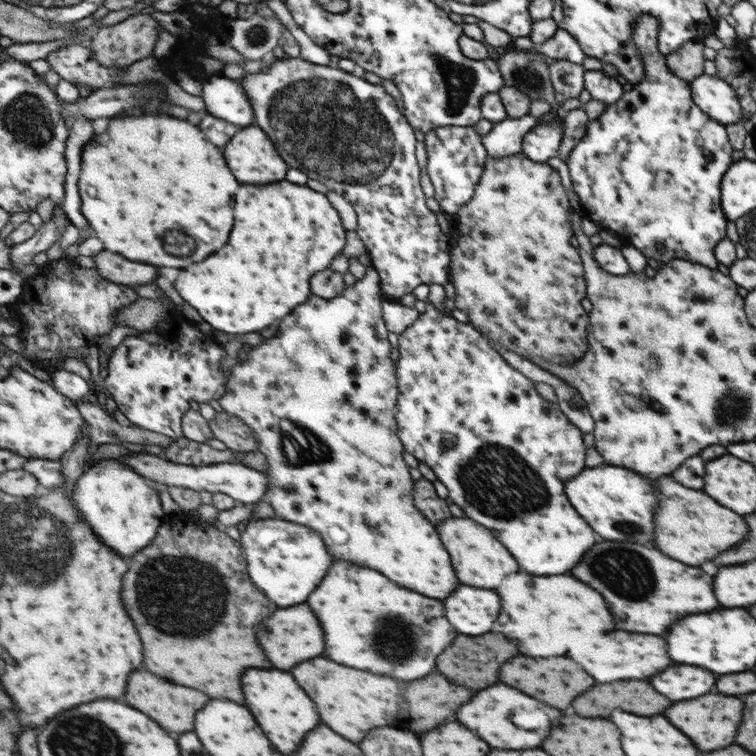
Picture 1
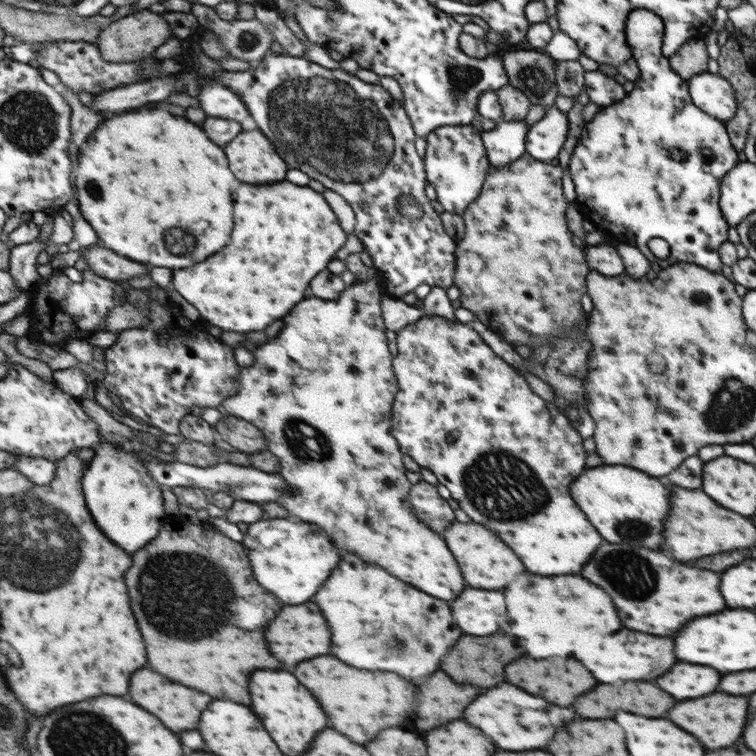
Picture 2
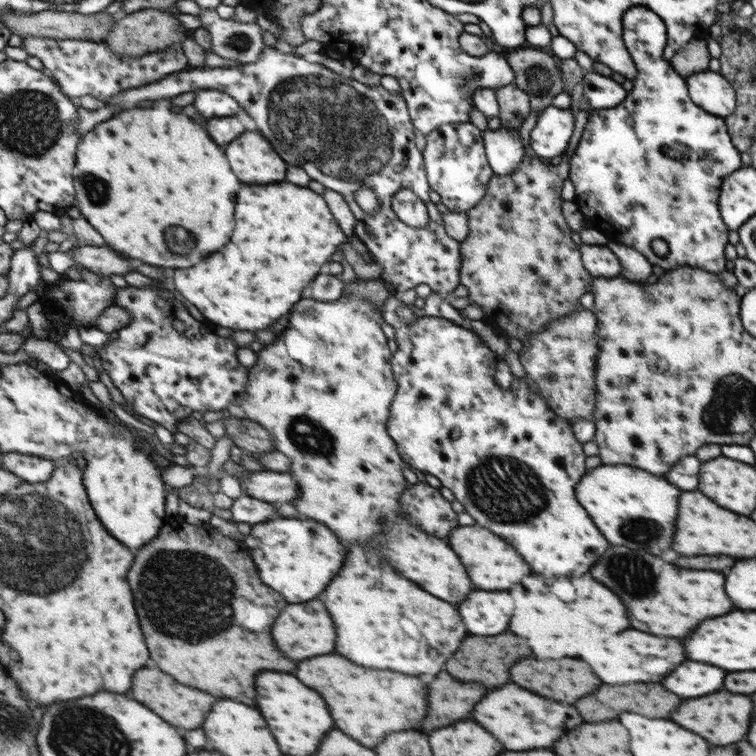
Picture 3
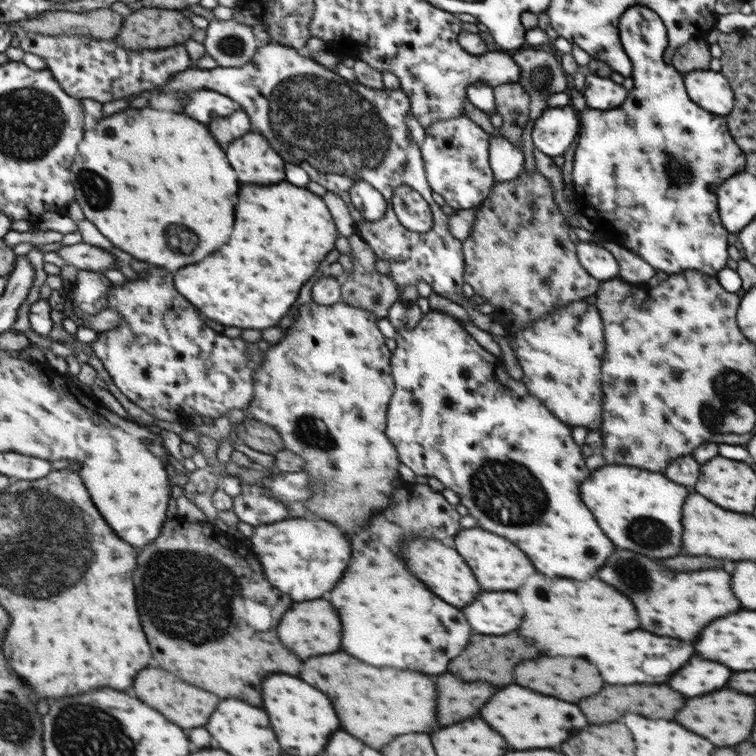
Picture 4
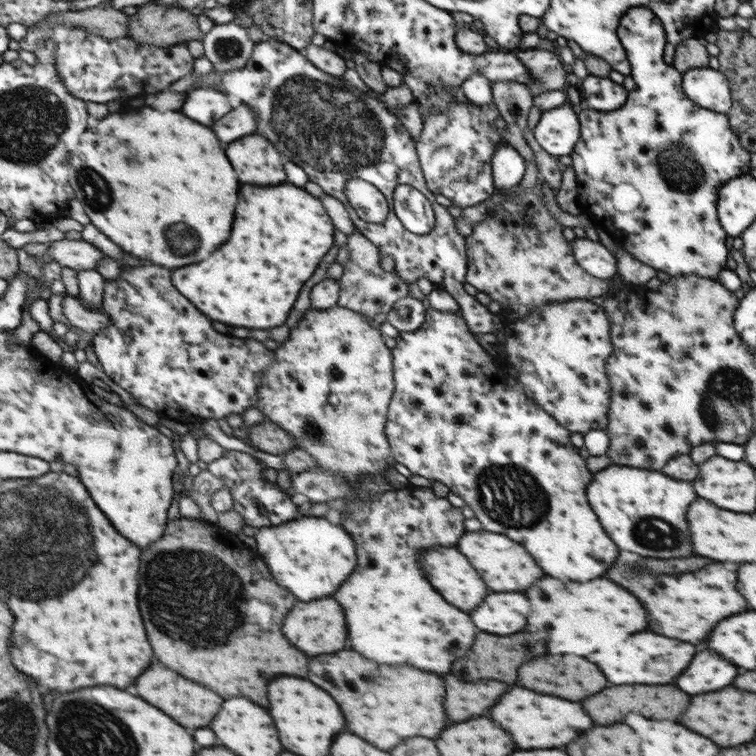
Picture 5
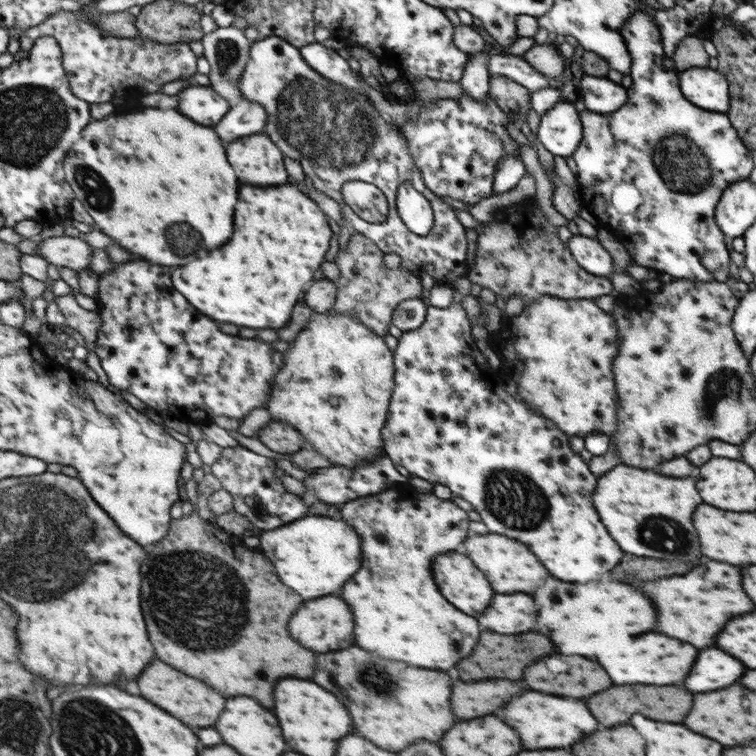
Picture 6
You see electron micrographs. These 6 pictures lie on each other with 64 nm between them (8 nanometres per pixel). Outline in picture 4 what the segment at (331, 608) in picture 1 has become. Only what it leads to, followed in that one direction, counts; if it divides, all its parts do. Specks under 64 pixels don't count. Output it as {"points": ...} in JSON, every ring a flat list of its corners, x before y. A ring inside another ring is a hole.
{"points":[[410,484,401,487,401,490,393,490,391,494,391,506,379,510,377,514,367,520,363,530,357,530,357,534,350,537,351,562,343,576,337,580,337,586,329,594,325,594,325,600,337,610,337,618,341,618,341,650,359,662,365,662,369,666,391,666,399,670,411,670,411,672,423,672,423,674,441,674,448,668,451,658,464,652,467,638,471,637,469,624,465,622,463,614,433,596,419,580,415,580,407,570,405,562,399,558,399,547,403,545,403,539,407,537,425,537,437,539,444,543,450,543,456,536,459,527,460,515,455,511,455,506,447,503,445,498,433,491,427,484]]}

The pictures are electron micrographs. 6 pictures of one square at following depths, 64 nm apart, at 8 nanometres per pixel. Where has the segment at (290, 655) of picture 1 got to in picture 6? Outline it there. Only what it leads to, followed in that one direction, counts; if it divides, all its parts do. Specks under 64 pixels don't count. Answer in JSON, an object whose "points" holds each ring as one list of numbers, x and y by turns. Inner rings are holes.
{"points":[[325,596,309,602,301,602,297,608,297,614,289,618,289,634,301,642,307,650,313,652,333,652,333,650,343,650,349,648,353,642,353,622,351,622,351,612,345,602,337,596]]}

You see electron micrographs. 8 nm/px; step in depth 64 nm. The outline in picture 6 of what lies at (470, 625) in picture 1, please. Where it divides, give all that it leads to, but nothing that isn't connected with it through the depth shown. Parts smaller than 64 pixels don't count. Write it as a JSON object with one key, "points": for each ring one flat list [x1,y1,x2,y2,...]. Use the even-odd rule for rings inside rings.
{"points":[[495,594,493,606,477,616,479,626,489,632,514,635,531,630,535,620,535,604,527,594]]}

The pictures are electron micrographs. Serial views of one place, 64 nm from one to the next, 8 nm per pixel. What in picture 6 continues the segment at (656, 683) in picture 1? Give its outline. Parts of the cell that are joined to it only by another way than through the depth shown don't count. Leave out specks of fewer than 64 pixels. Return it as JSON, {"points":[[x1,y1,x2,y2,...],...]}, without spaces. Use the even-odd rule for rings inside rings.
{"points":[[707,648,697,654,697,666,689,670,689,678,685,678,683,686,691,694,719,690,721,686,725,688,733,684,741,676,741,670,743,666,725,652,717,648]]}

